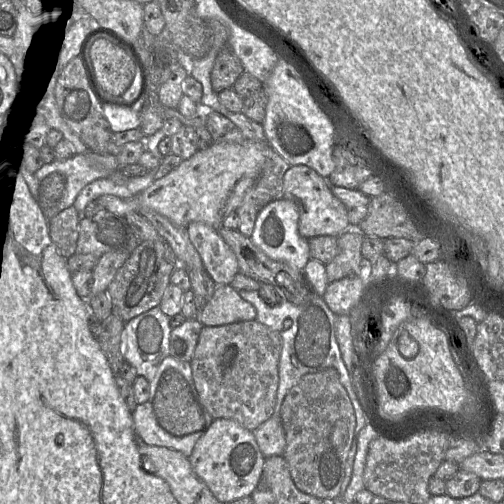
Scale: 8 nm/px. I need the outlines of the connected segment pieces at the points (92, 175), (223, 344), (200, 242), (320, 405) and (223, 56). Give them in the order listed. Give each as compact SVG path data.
M87 151L85 154L75 154L71 159L65 162L54 162L43 171L50 172L53 170L52 175L61 175L65 178L65 189L61 199L57 202L58 213L73 206L74 202L82 191L82 189L88 184L98 180L109 178L114 172L119 170L119 163L117 156L111 154L96 154L91 151Z
M256 320L203 326L190 361L200 403L213 419L231 419L253 431L274 413L282 349L279 334Z
M202 222L187 226L190 241L201 256L207 273L217 285L231 285L239 273L238 260L218 230Z
M334 368L304 375L287 393L280 409L286 446L282 454L296 487L309 495L339 497L352 445L356 417Z
M226 45L218 53L211 71L213 90L220 93L224 89L232 88L243 72L244 68L241 61Z

